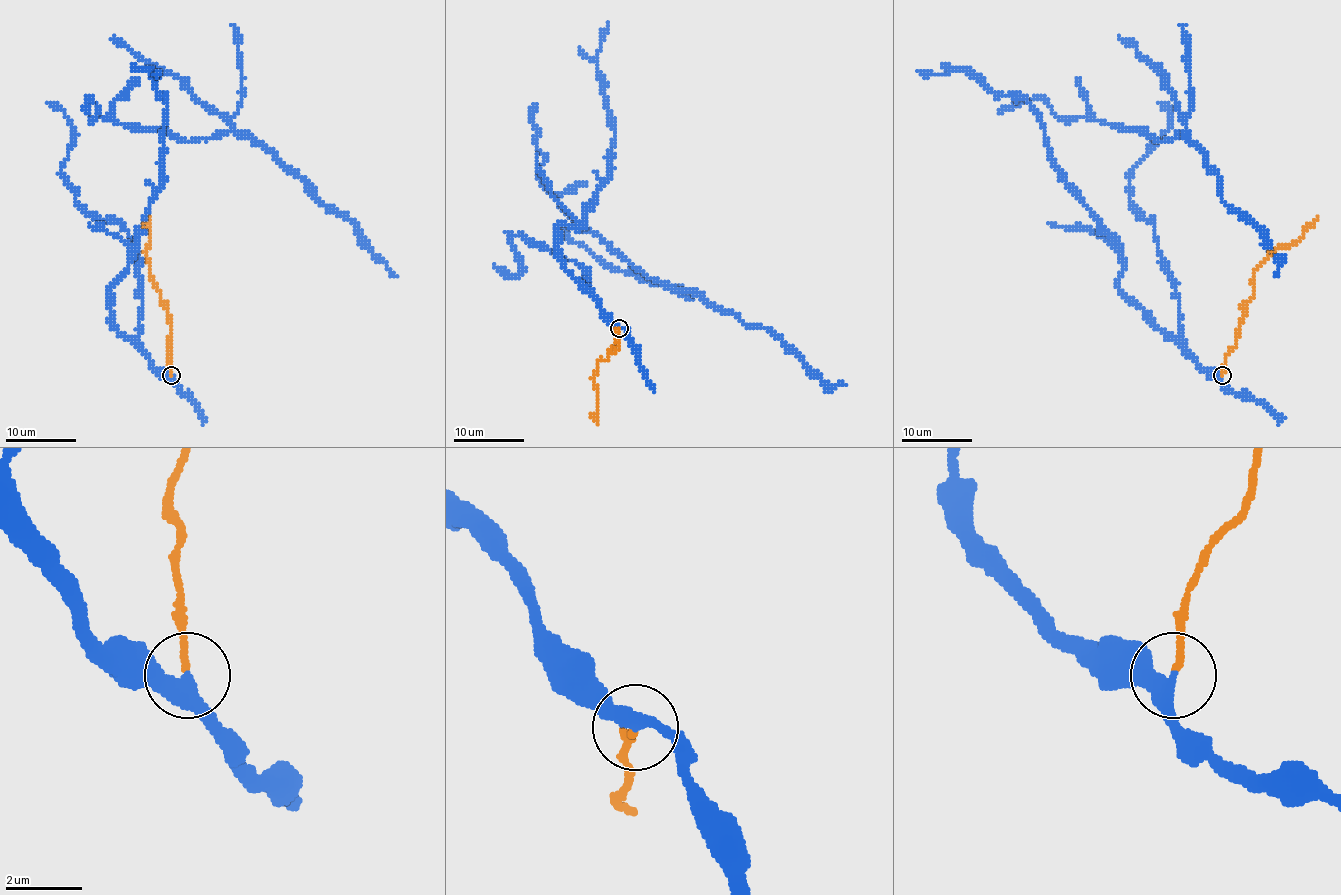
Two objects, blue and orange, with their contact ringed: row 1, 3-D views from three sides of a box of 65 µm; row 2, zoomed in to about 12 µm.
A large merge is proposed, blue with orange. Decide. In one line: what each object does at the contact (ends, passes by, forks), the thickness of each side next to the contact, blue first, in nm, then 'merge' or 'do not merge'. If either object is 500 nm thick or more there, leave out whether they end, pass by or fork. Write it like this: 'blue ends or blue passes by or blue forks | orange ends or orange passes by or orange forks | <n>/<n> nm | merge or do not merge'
blue passes by | orange ends | 360/170 nm | do not merge

